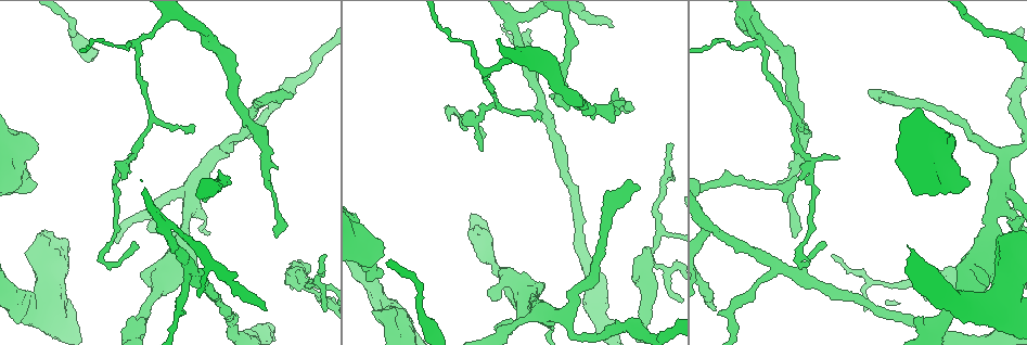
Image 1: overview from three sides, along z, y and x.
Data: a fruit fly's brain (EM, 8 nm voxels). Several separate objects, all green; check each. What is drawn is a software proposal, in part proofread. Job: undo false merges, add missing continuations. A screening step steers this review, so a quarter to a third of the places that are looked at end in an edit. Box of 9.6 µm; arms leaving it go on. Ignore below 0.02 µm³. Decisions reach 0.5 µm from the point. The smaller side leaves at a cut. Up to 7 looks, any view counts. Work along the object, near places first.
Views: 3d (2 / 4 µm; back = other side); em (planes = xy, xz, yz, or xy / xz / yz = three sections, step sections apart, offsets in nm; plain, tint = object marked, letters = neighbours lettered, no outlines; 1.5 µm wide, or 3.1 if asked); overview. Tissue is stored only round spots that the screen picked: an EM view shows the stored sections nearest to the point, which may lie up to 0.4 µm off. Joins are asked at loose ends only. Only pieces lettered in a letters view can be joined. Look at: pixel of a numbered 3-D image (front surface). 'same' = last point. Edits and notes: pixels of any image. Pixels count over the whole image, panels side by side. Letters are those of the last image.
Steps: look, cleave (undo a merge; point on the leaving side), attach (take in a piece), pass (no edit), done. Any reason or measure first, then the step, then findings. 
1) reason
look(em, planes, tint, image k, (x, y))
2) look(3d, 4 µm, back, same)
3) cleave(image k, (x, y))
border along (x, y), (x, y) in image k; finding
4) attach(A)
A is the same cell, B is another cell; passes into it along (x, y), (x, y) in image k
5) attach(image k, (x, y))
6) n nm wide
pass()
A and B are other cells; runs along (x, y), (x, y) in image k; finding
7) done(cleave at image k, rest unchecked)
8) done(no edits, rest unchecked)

look(em, xy, step 4, letters, image 1, (612, 27))

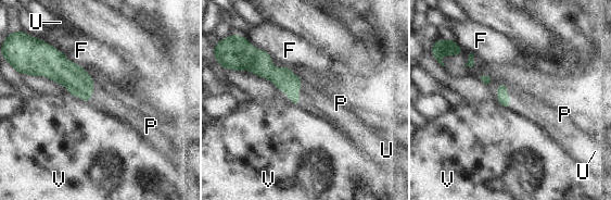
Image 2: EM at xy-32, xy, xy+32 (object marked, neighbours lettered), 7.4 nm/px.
attach(P)
P is the same cell, F, U and V are other cells; passes into it along (283, 78), (297, 94), (330, 101) in image 2; the cell continues

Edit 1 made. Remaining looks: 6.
see it whole again
look(overview)

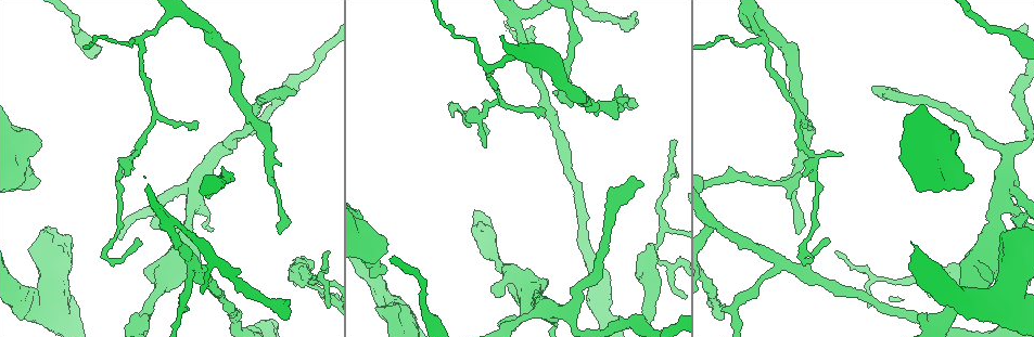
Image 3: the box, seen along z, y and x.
an open end
look(em, planes, letters, image 3, (799, 175))

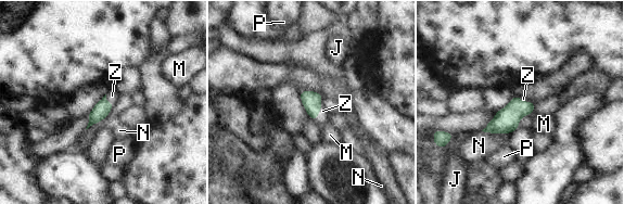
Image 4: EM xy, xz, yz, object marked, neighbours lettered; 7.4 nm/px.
attach(Z)
Z is the same cell, J, M, N and P are other cells; passes into it along (312, 101), (318, 113), (322, 119) in image 4; the cell continues

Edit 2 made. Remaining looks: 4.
an open end
look(3d, 2 µm, back, image 3, (829, 239))

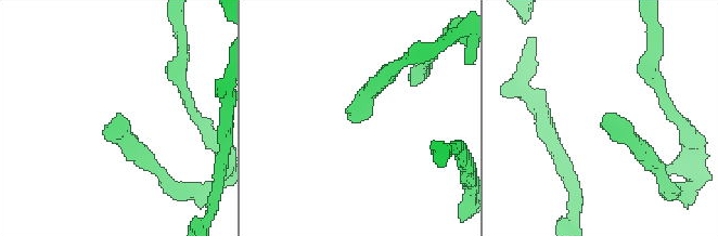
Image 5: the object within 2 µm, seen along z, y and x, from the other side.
now the EM
look(em, planes, letters, image 5, (603, 123))

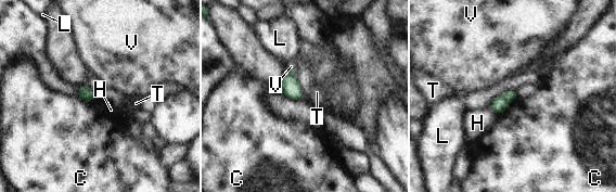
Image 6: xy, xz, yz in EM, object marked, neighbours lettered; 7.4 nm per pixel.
100 nm wide
pass()
C, H, L, T and V are other cells; border along (77, 94), (84, 101) in image 6; no lettered piece goes on from it

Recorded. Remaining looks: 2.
done(attach at image 2, attach at image 4, rest unchecked)

